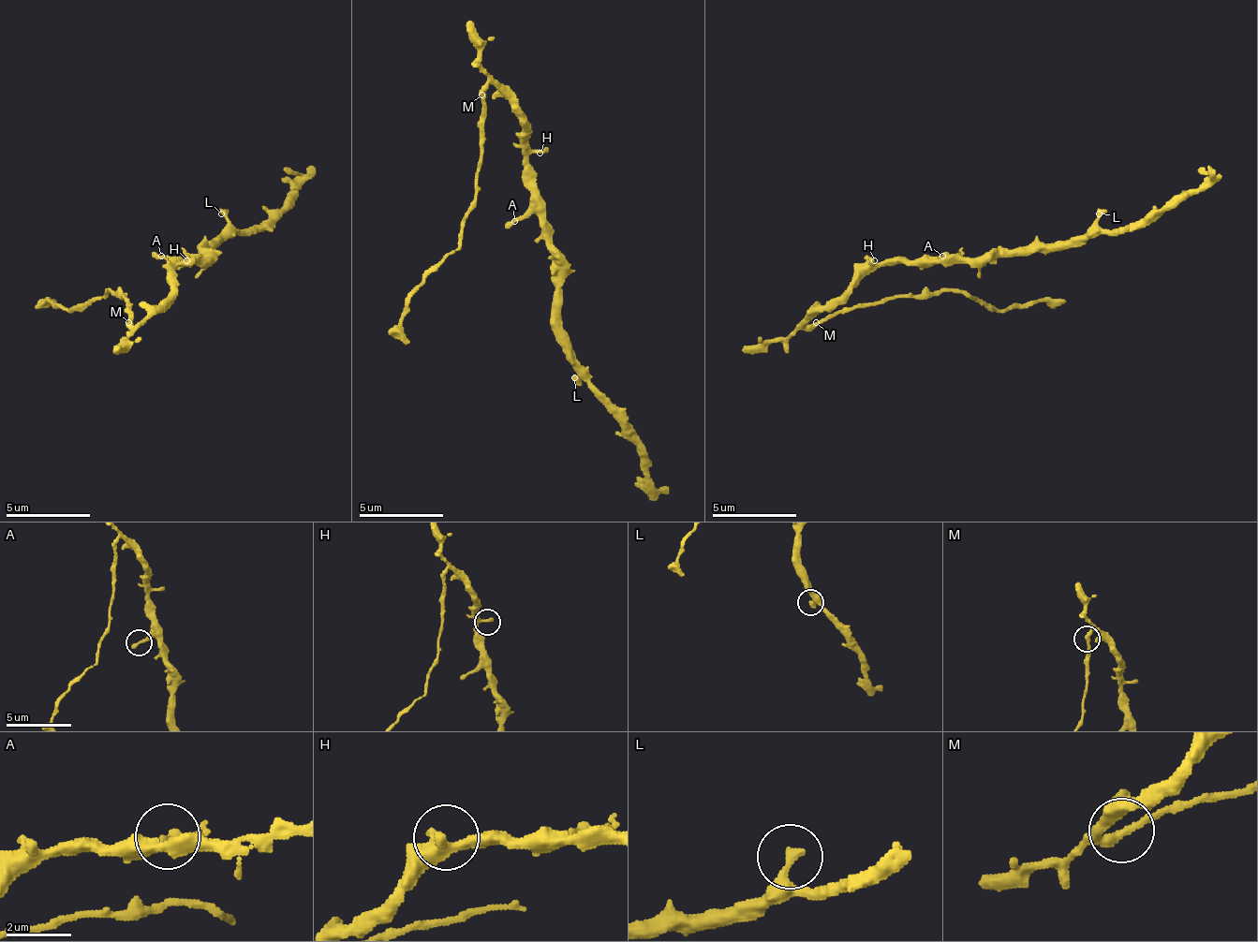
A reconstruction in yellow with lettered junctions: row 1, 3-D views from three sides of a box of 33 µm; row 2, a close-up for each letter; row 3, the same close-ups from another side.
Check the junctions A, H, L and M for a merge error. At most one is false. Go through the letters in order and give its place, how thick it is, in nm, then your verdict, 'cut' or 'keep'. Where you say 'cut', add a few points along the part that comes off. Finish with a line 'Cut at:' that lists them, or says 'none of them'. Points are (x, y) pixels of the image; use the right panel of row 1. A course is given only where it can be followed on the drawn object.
A: (942, 256) | 320 nm | keep
H: (874, 260) | 240 nm | keep
L: (1099, 213) | 320 nm | keep
M: (816, 322) | 240 nm | cut | (815, 323), (891, 298), (929, 298), (942, 289), (968, 289), (997, 311), (1057, 302), (1065, 298)
Cut at: M

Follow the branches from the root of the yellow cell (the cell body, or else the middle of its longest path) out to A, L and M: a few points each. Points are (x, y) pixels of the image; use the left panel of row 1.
A: (174, 264), (178, 264), (161, 256)
L: (174, 264), (183, 260), (196, 260), (208, 247), (208, 242), (225, 226), (225, 217), (221, 213)
M: (174, 264), (174, 289), (140, 323), (127, 323)

